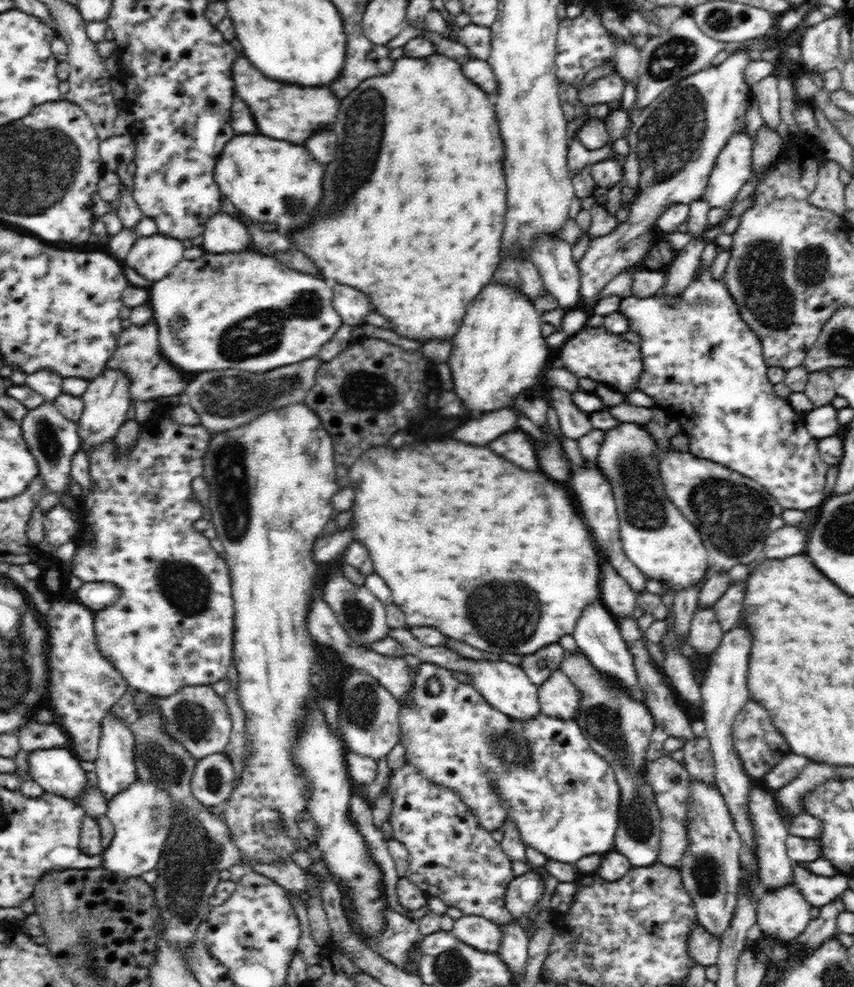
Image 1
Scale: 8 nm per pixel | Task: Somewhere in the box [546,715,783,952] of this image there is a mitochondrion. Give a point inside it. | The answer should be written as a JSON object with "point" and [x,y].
{"point":[707,870]}

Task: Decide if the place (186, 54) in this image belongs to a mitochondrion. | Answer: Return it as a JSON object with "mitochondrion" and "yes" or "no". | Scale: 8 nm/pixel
{"mitochondrion":"no"}

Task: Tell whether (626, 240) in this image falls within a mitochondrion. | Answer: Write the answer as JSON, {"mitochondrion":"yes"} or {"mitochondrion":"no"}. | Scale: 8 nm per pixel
{"mitochondrion":"yes"}

